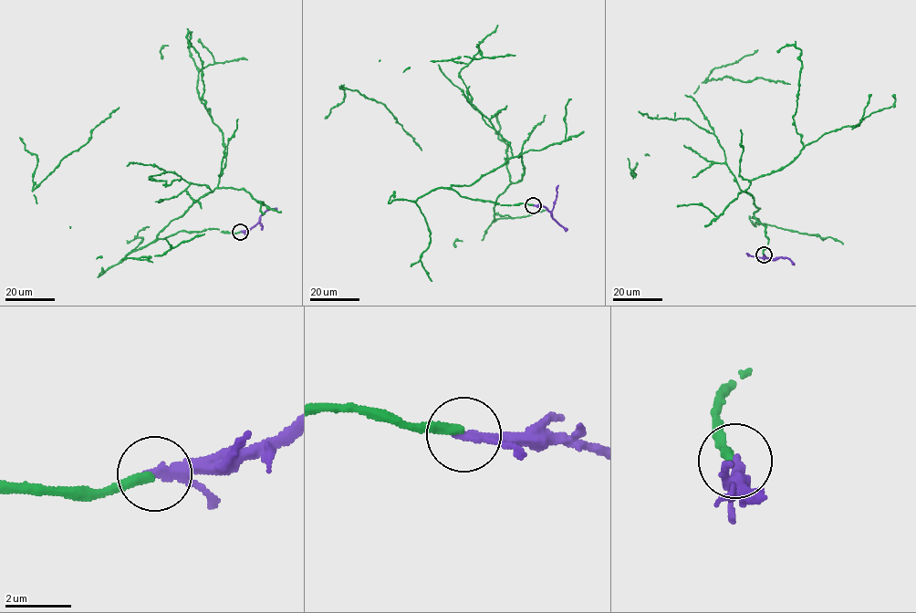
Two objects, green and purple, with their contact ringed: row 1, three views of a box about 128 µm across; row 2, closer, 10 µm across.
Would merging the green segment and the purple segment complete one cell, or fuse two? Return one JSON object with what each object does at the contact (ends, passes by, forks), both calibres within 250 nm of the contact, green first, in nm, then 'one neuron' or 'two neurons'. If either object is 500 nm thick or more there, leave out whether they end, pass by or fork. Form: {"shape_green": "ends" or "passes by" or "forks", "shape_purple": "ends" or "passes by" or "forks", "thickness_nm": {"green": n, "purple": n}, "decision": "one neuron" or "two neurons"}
{"shape_green": "ends", "shape_purple": "ends", "thickness_nm": {"green": 280, "purple": 320}, "decision": "one neuron"}

